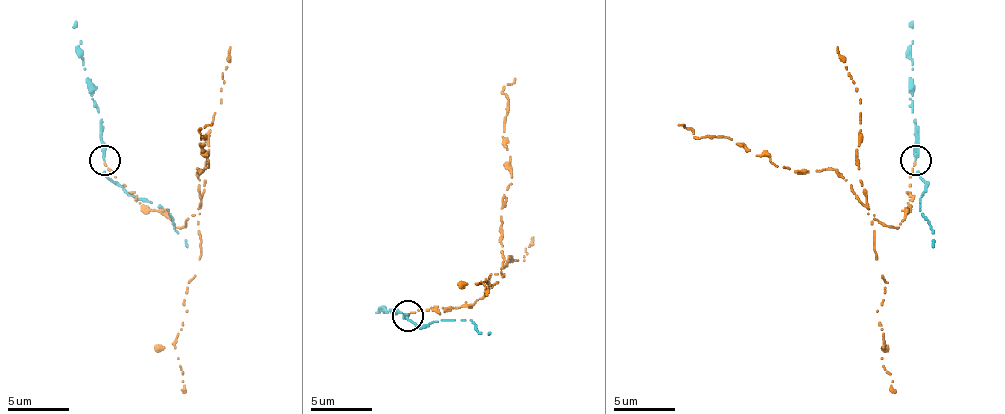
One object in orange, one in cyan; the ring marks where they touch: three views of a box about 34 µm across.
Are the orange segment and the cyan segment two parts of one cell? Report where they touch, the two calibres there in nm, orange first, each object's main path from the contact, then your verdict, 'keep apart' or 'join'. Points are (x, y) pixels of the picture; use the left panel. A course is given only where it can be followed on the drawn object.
place (104, 160); calibres 180 and 190 nm; course orange (104, 162), (140, 205), (186, 226), (198, 214), (198, 168), (208, 165), (198, 131), (211, 125); course cyan (104, 159), (104, 171), (119, 187), (168, 208), (177, 233), (186, 239), (186, 248); keep apart

